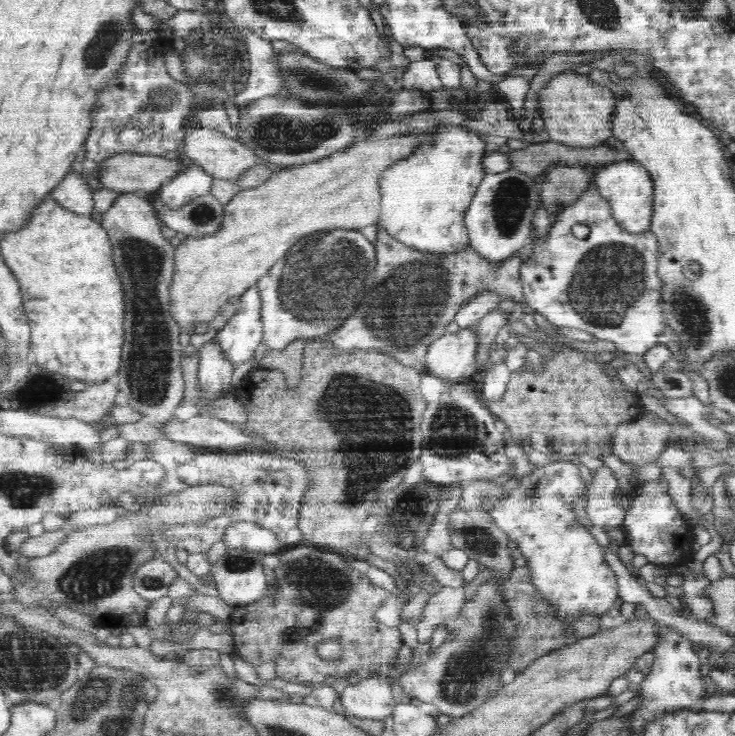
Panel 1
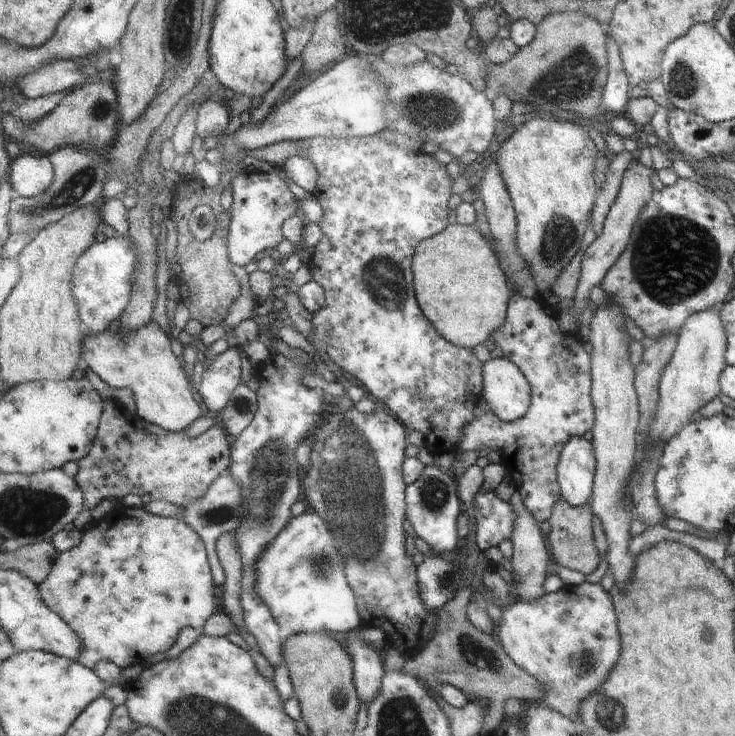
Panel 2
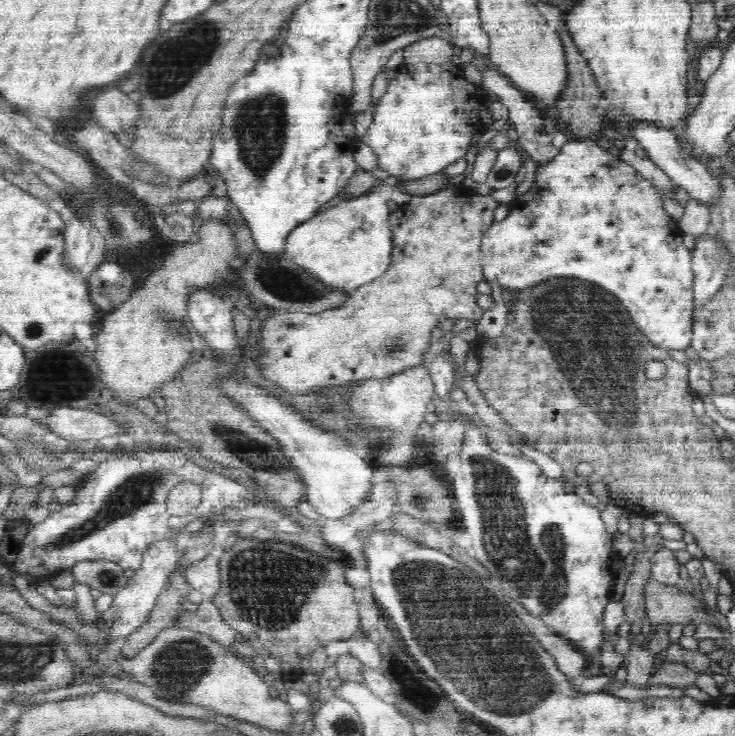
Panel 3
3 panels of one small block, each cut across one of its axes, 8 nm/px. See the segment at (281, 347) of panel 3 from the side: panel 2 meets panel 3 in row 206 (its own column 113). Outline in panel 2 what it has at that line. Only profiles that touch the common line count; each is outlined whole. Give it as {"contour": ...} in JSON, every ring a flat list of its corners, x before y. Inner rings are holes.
{"contour":[[114,398,106,399,105,402,106,406,103,414,103,420,99,428,98,438,96,438,96,442,94,448,92,449,92,452,78,463,80,469,78,474,76,475,77,481,84,489,84,494,86,494,86,506,88,511,96,508,96,506,98,506,98,504,100,504,102,500,106,500,106,498,123,498,124,496,128,496,128,494,132,493,138,494,140,497,149,494,152,500,167,500,168,502,172,502,176,505,179,505,180,507,188,507,190,505,193,505,196,501,199,501,207,493,207,490,210,488,210,486,214,484,214,482,218,480,220,476,226,473,228,469,230,469,231,448,228,446,228,441,226,441,226,430,224,430,224,426,221,421,206,430,206,432,194,437,190,436,190,434,188,434,188,431,169,431,166,430,164,427,152,424,151,422,144,420,137,413,130,413,128,409,125,408,125,406,123,406,118,400,115,400]]}

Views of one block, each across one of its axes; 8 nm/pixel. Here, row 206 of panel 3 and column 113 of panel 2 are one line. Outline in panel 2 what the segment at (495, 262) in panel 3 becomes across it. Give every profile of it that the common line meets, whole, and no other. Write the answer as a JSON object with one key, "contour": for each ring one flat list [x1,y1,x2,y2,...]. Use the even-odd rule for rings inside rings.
{"contour":[[119,505,104,515,103,519,88,519,82,526,84,527,82,540,75,547,60,553,54,563,52,572,43,583,39,583,40,592,43,594,48,606,62,616,66,622,71,623,74,630,84,641,83,654,80,655,78,662,95,671,102,661,116,663,127,670,139,663,144,664,150,656,156,656,156,654,162,654,162,652,166,653,170,648,174,648,179,641,182,630,188,627,196,627,199,631,202,630,204,623,214,614,215,596,212,596,214,581,202,539,200,539,196,529,191,524,188,524,184,519,152,514,146,510,146,505,142,507]]}

